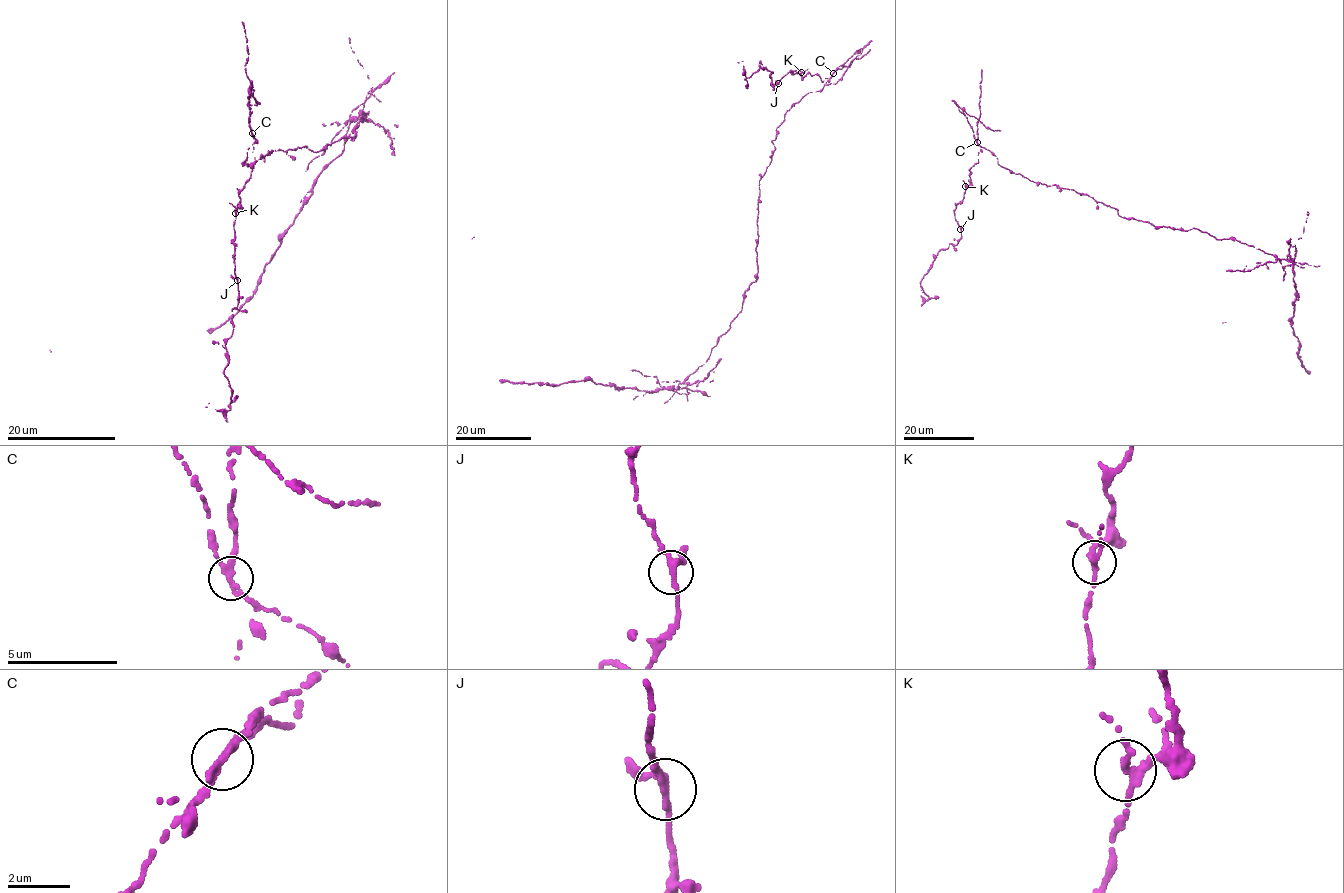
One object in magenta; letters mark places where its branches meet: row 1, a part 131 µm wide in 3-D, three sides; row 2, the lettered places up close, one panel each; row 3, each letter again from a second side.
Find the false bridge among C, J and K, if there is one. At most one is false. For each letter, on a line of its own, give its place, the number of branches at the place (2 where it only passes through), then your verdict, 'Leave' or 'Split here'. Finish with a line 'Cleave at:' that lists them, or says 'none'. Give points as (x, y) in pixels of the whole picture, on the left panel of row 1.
C: Place: (252, 133). Branches: 3. Split here
J: Place: (237, 280). Branches: 3. Leave
K: Place: (235, 213). Branches: 3. Leave
Cleave at: C

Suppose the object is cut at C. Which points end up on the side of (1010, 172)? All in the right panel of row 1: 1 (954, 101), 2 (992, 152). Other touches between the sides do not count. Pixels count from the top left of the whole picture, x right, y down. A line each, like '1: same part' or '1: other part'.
1: same part
2: same part

